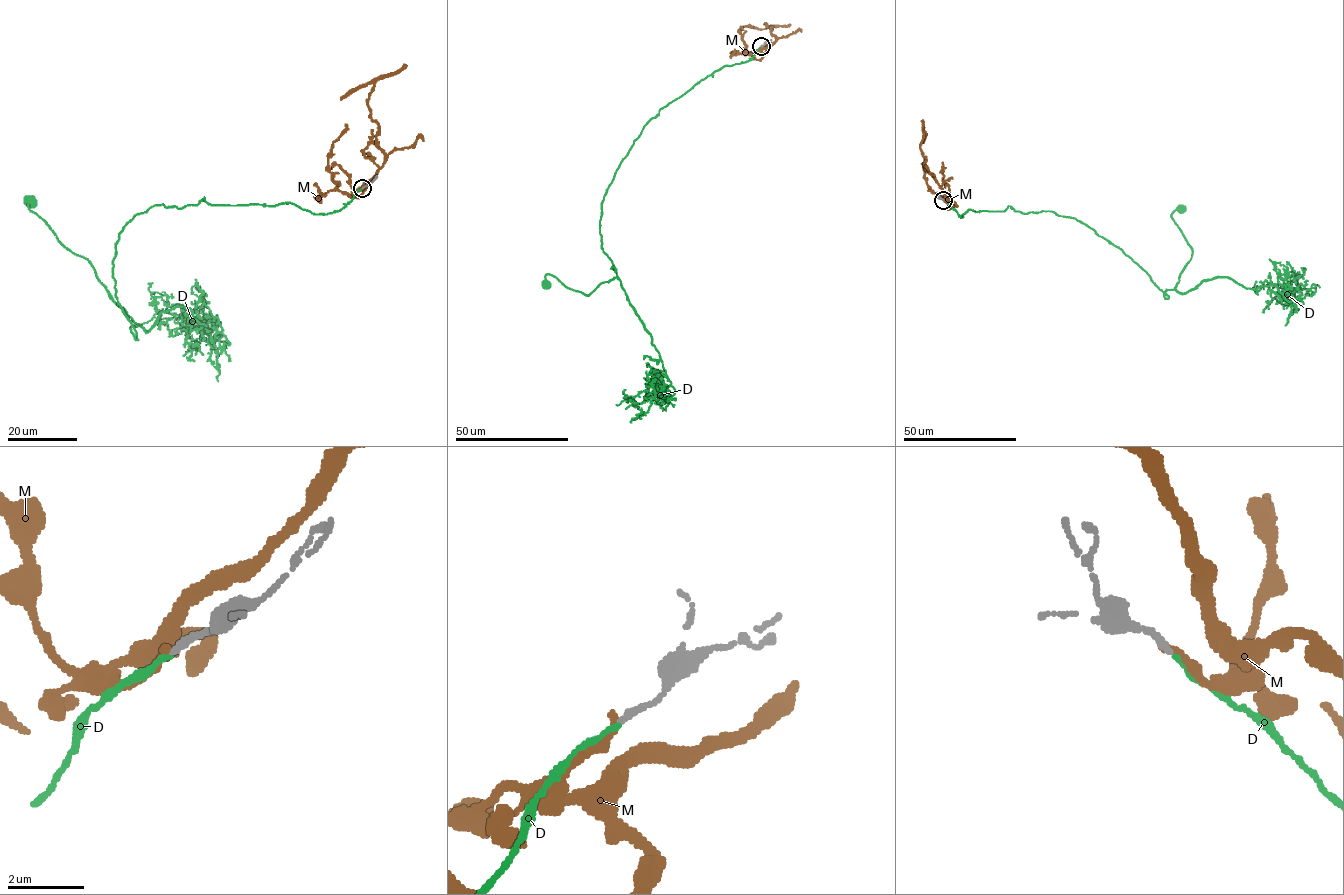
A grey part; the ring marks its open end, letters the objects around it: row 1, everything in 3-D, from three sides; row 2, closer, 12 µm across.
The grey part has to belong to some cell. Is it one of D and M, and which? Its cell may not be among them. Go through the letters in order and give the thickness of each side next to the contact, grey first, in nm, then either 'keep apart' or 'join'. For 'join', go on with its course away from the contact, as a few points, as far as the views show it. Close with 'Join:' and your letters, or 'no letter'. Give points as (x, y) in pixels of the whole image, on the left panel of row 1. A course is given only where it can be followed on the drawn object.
D: 180 nm thick on the grey side, 120 nm on the other; join; it runs (363, 188), (326, 214), (134, 216), (130, 330), (181, 306), (210, 342), (148, 283)
M: 180 nm thick on the grey side, 200 nm on the other; keep apart
Join: D

